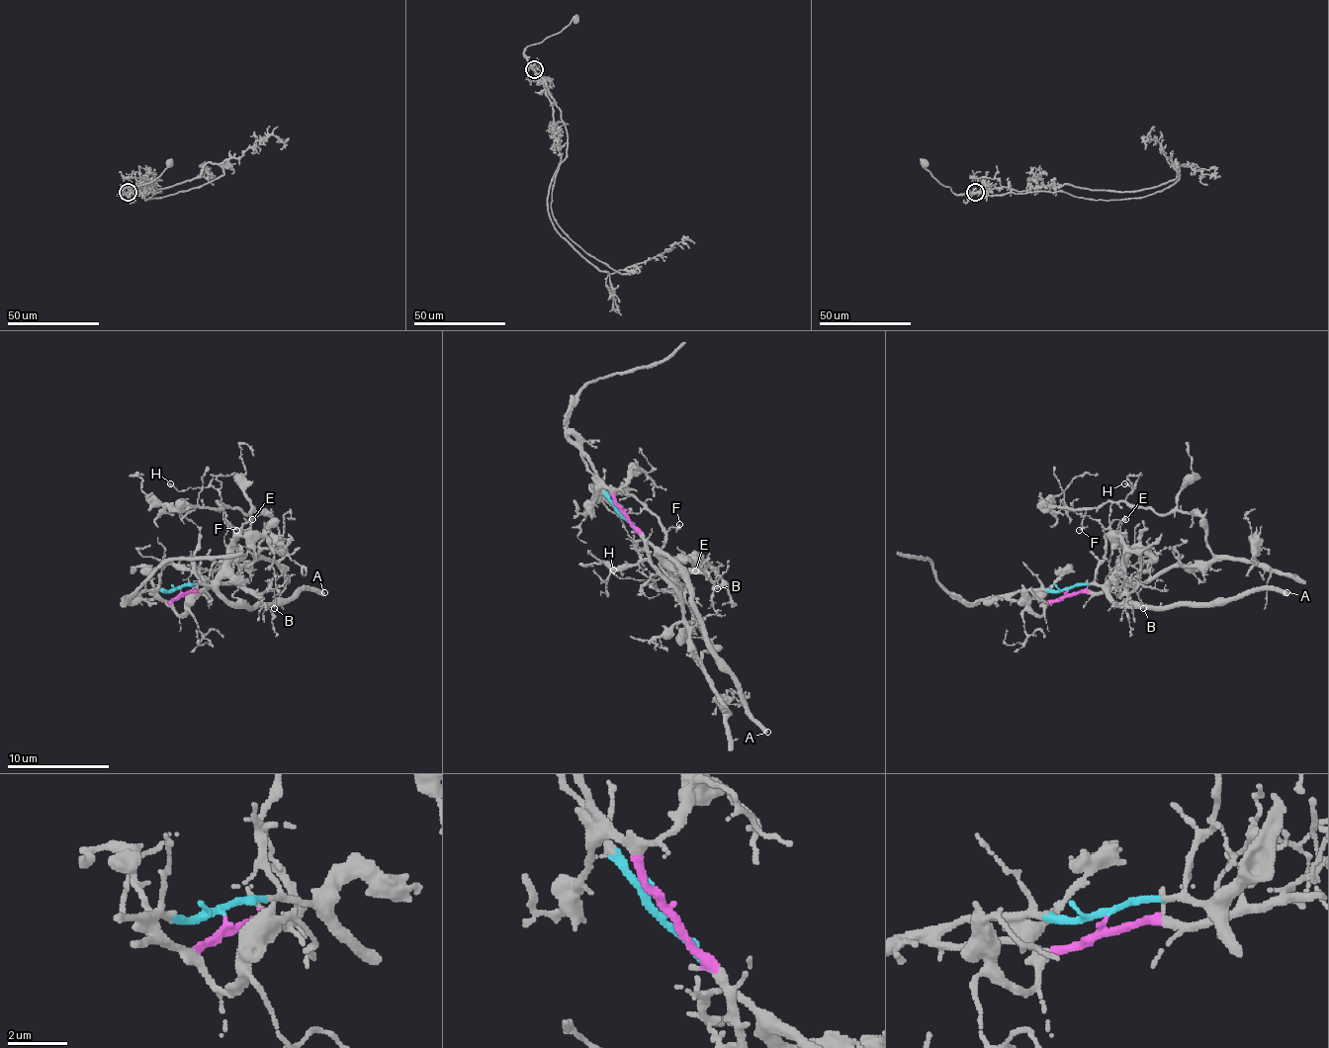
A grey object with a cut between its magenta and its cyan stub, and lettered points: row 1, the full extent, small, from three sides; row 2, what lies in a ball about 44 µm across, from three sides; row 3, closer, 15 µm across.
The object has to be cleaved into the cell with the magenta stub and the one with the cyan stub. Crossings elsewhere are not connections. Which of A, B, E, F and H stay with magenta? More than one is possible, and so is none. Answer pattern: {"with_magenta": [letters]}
{"with_magenta": ["F", "H"]}

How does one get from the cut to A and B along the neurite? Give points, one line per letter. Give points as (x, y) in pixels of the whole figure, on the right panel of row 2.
A: (1067, 588), (1098, 585), (1118, 603), (1203, 606), (1226, 603), (1254, 590), (1287, 593)
B: (1067, 588), (1108, 585), (1121, 577), (1128, 593), (1136, 588), (1144, 608)

